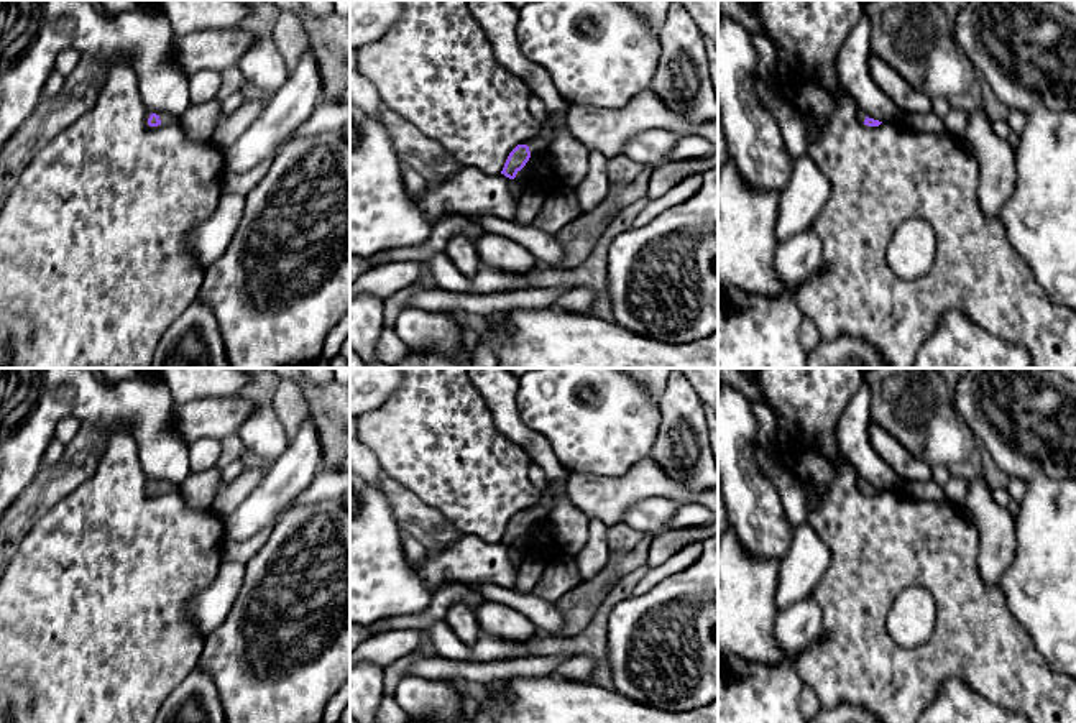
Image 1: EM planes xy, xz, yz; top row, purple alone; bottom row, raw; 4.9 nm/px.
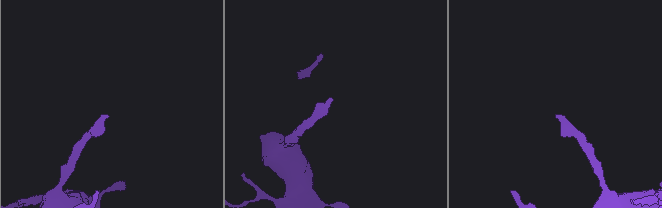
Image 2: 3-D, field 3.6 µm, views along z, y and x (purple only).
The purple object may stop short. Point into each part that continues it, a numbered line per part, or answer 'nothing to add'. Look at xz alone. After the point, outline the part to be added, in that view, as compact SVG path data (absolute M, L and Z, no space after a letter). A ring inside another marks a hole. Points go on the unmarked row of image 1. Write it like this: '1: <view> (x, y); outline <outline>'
1: xz (542, 506); outline M542 491L540 501L527 513L531 521L545 518L550 509L550 496Z

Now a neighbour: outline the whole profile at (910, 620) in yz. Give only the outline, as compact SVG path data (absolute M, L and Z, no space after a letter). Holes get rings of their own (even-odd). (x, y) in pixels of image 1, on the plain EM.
M910 587L895 598L889 611L887 629L897 646L912 649L933 633L933 621L933 596L922 587Z

